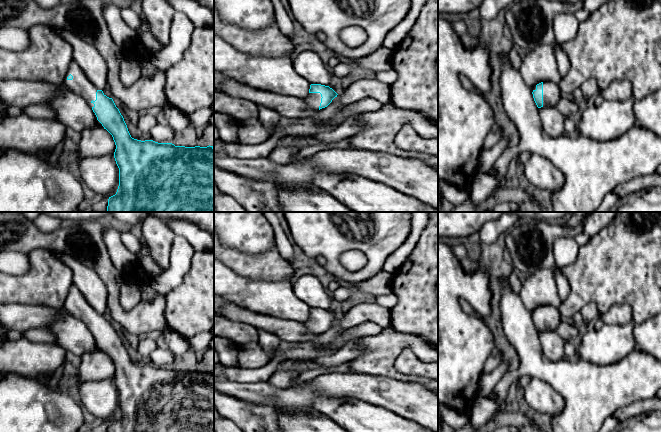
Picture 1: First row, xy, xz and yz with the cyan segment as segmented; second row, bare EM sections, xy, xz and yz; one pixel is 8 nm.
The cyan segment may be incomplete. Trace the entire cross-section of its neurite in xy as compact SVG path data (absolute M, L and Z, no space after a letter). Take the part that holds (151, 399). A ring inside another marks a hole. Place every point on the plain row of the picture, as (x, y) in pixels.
M73 283L63 308L74 318L89 327L97 344L113 361L116 369L114 382L119 392L119 410L115 419L109 421L107 432L214 432L214 372L175 370L153 364L137 364L131 361L127 349L112 322L98 314L86 301Z

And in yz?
M545 305L537 308L531 312L534 325L538 332L541 331L554 331L556 332L557 326L562 322L561 314L558 307Z

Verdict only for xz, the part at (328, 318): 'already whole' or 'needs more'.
needs more

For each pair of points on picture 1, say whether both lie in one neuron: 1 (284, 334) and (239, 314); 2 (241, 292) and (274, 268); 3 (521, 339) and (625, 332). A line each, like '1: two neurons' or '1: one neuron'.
1: one neuron
2: two neurons
3: two neurons

